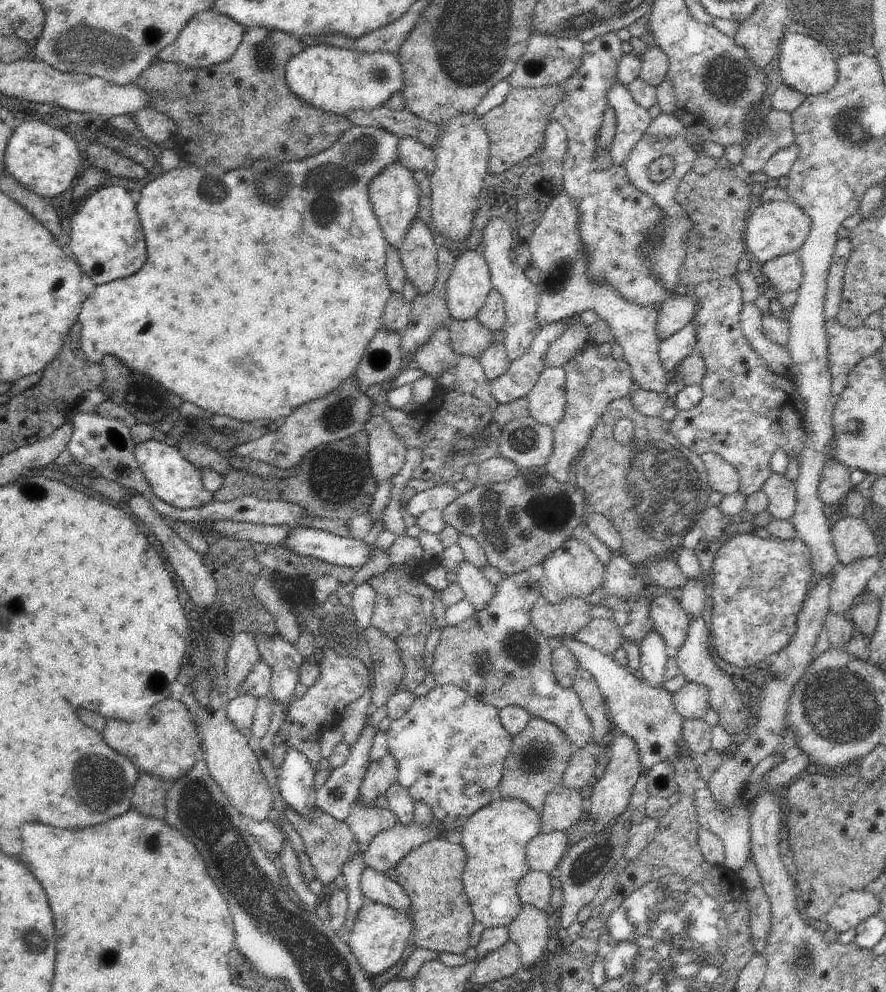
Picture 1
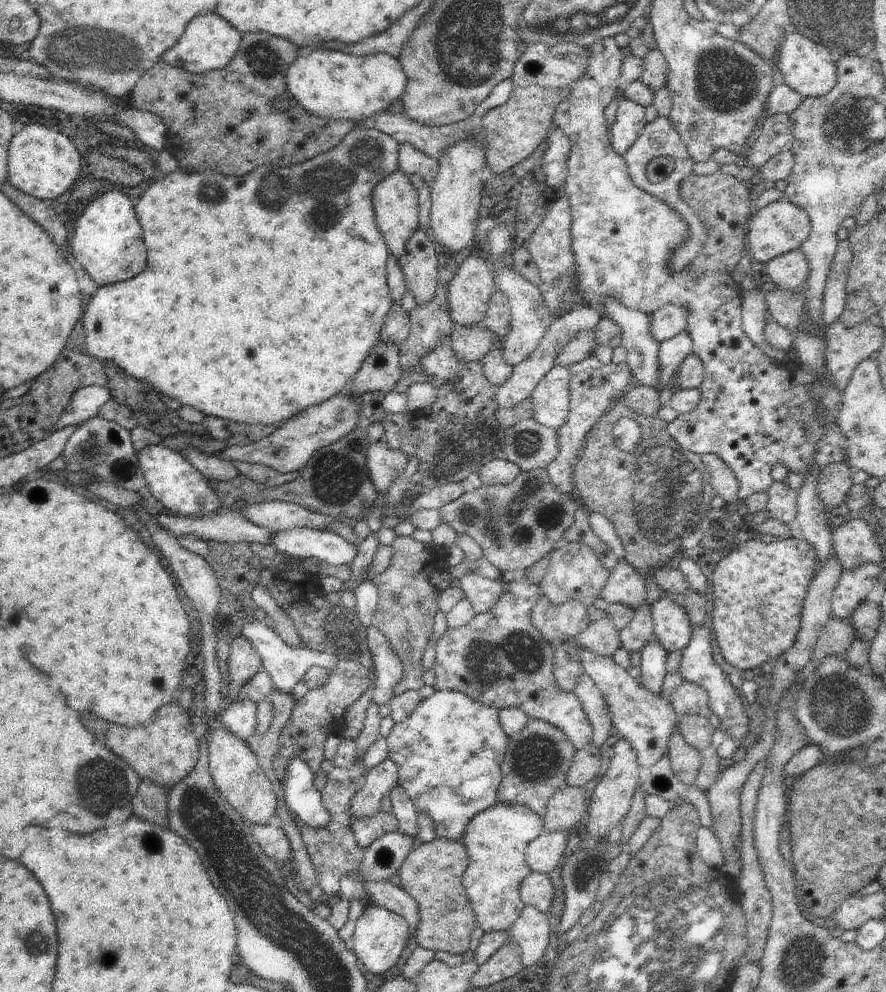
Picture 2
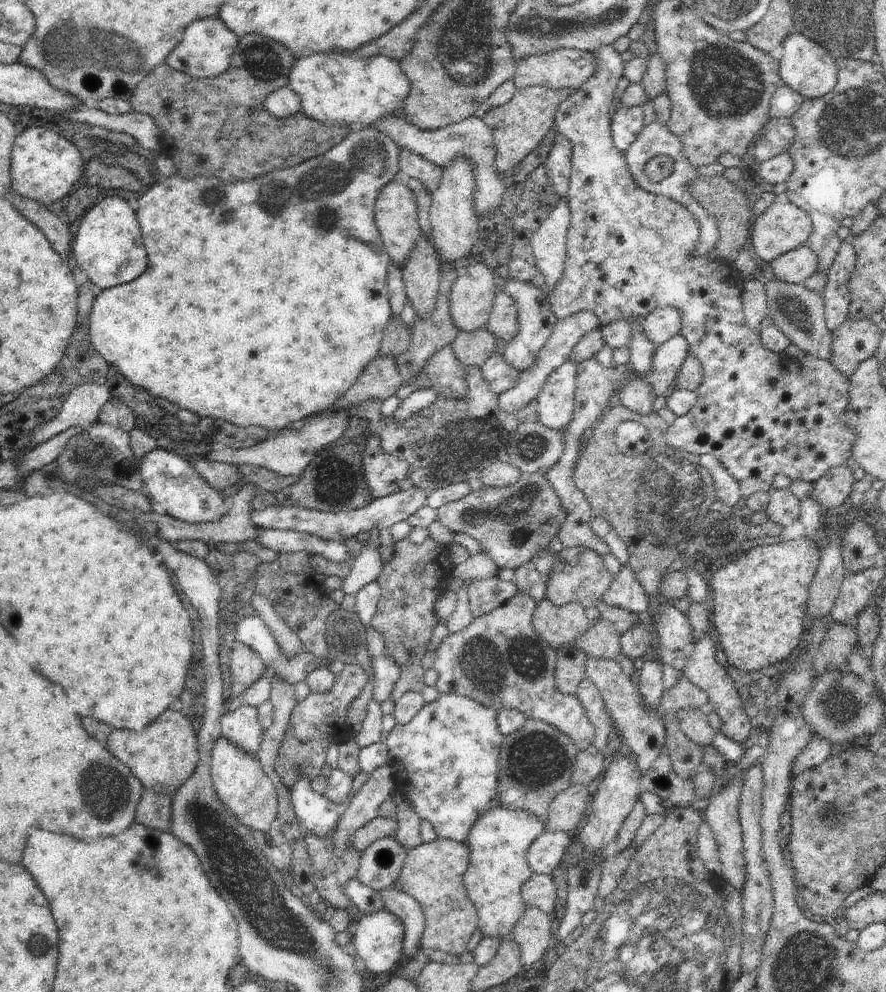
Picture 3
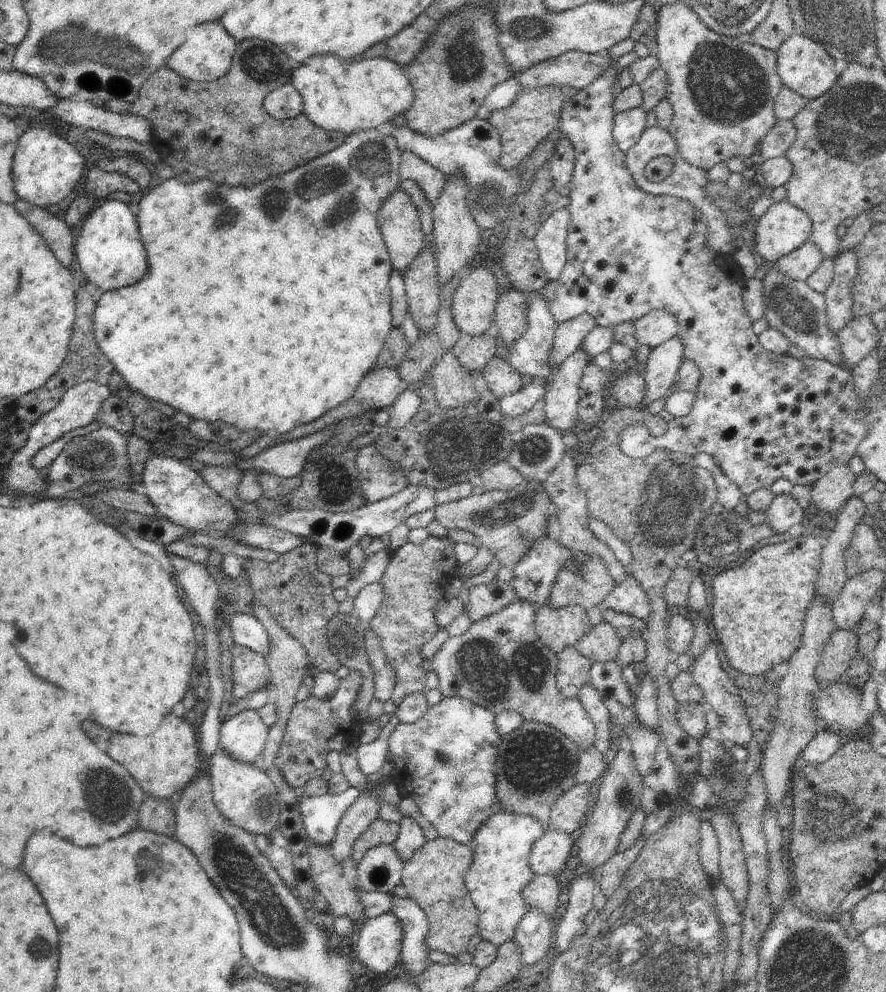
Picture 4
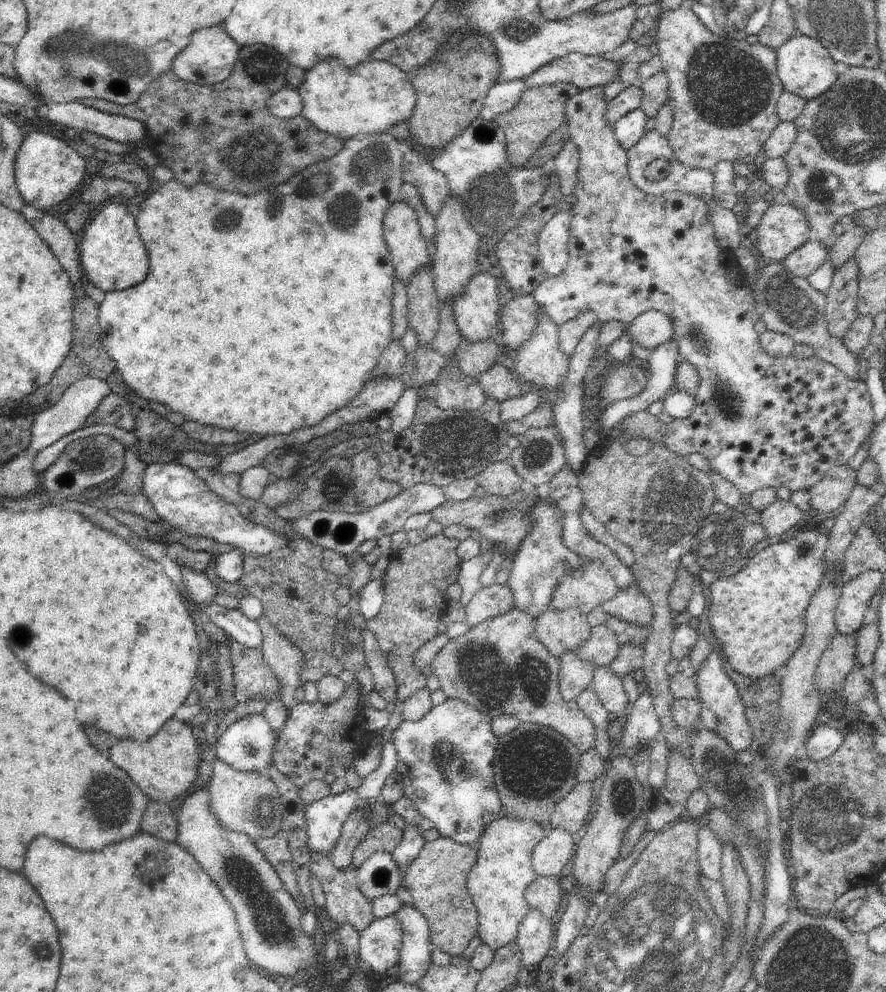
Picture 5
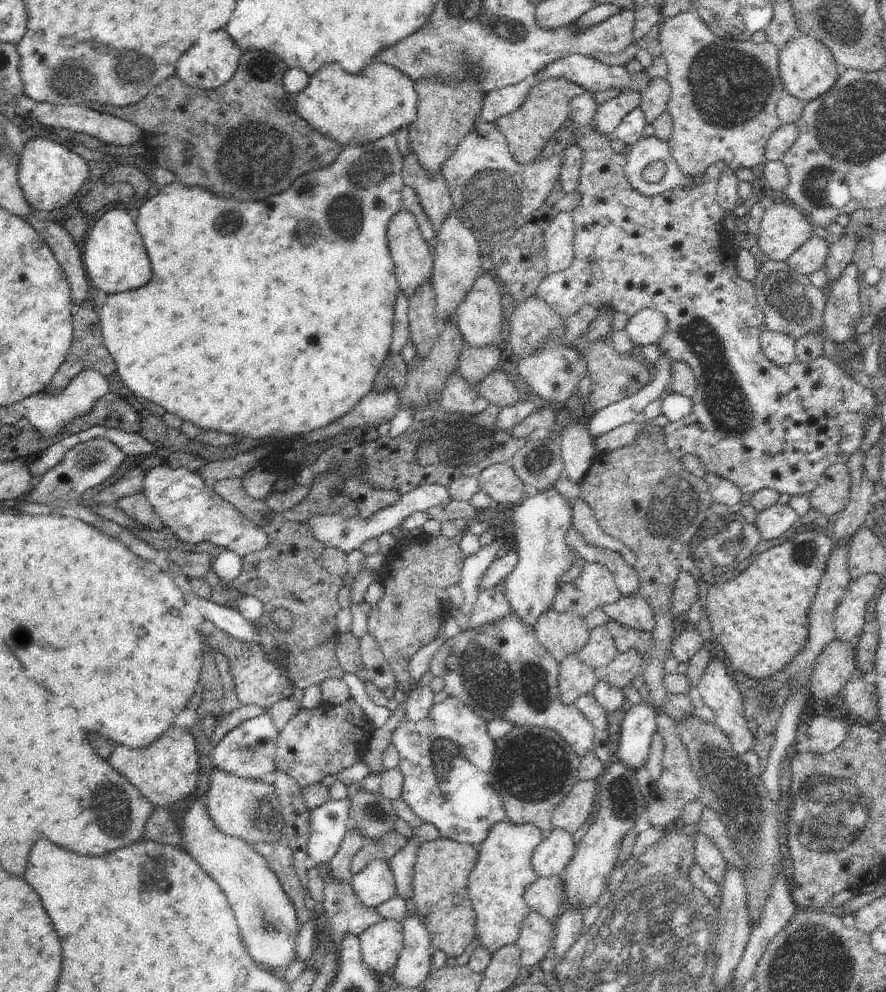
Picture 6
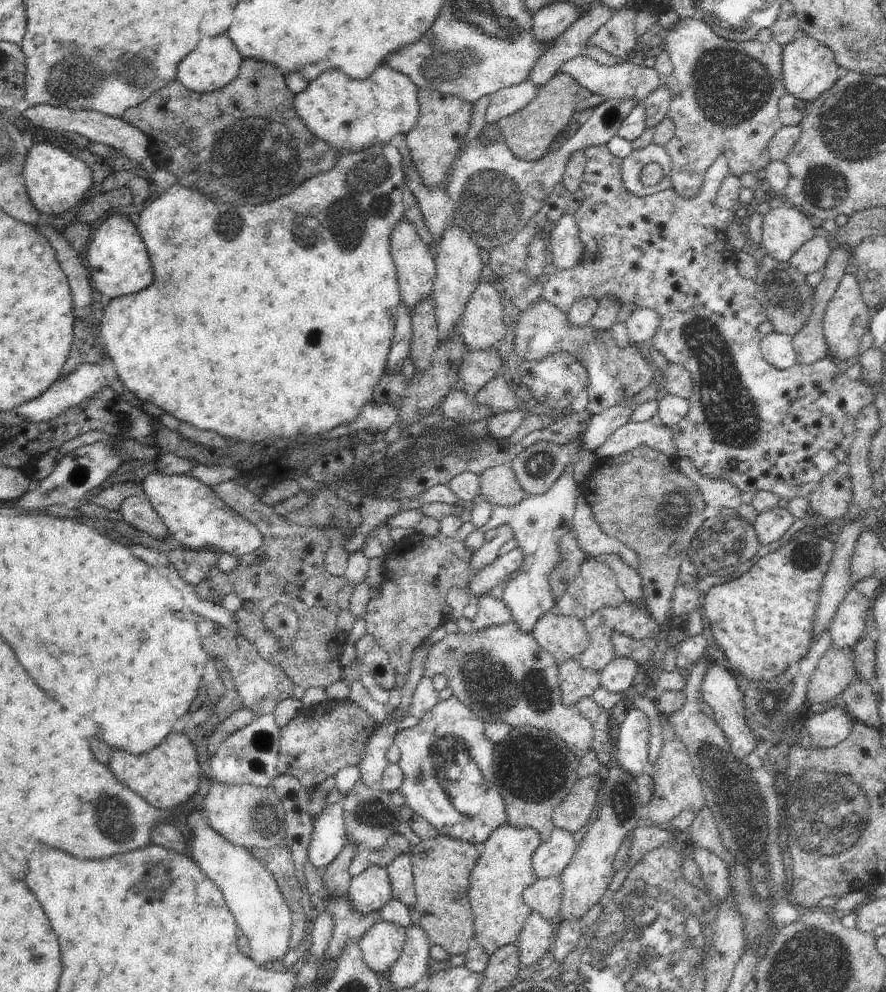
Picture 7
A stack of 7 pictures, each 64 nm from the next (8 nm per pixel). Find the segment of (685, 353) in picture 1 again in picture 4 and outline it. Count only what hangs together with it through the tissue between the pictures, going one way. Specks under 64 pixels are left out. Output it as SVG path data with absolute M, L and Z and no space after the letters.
M676 336L653 348L647 361L648 372L645 378L647 396L639 408L646 408L654 400L664 397L674 384L676 374L684 362L683 347L682 340Z

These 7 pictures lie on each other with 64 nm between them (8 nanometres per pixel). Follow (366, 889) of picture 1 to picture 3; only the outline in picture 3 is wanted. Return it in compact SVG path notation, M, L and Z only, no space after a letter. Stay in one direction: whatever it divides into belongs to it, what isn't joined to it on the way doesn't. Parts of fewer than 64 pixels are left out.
M394 885L381 889L378 895L384 908L404 922L406 933L403 952L411 959L420 949L420 940L425 930L425 917L420 904Z

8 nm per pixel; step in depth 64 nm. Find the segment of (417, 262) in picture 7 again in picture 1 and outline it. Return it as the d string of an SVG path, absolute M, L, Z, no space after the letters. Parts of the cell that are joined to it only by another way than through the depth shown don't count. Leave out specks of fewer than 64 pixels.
M396 161L394 164L390 164L386 170L382 170L382 174L378 174L368 187L369 199L378 219L378 224L384 232L386 242L397 249L400 248L402 241L406 238L412 222L420 214L420 187L413 176L413 172L410 172L408 168L404 168L400 162Z

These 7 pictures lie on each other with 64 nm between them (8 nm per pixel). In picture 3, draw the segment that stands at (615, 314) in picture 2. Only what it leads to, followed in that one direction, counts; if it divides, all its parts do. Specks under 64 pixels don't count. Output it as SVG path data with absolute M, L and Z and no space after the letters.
M634 317L632 320L624 320L624 321L629 322L631 327L630 328L631 337L629 338L628 348L630 349L629 364L632 365L632 375L646 380L646 377L648 377L652 373L653 357L654 354L657 352L659 346L656 345L654 342L651 342L646 337L646 334L644 333L643 330L643 323L645 322L644 317Z

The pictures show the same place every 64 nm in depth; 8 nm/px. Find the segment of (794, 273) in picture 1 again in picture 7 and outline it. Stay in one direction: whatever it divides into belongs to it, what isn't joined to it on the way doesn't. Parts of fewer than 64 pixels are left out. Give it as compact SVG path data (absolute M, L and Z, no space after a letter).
M814 235L790 258L789 264L802 274L809 275L825 269L830 252L832 252L832 248L830 248L828 238Z

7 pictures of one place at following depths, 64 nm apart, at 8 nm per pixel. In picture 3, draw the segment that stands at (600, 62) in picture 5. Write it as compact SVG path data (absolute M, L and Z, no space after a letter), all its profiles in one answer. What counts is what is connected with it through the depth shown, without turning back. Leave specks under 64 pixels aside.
M566 48L548 53L536 53L525 57L517 64L513 82L516 88L539 85L550 89L568 89L573 87L576 90L582 87L582 84L590 80L595 74L595 62L595 54L593 52L579 49Z

